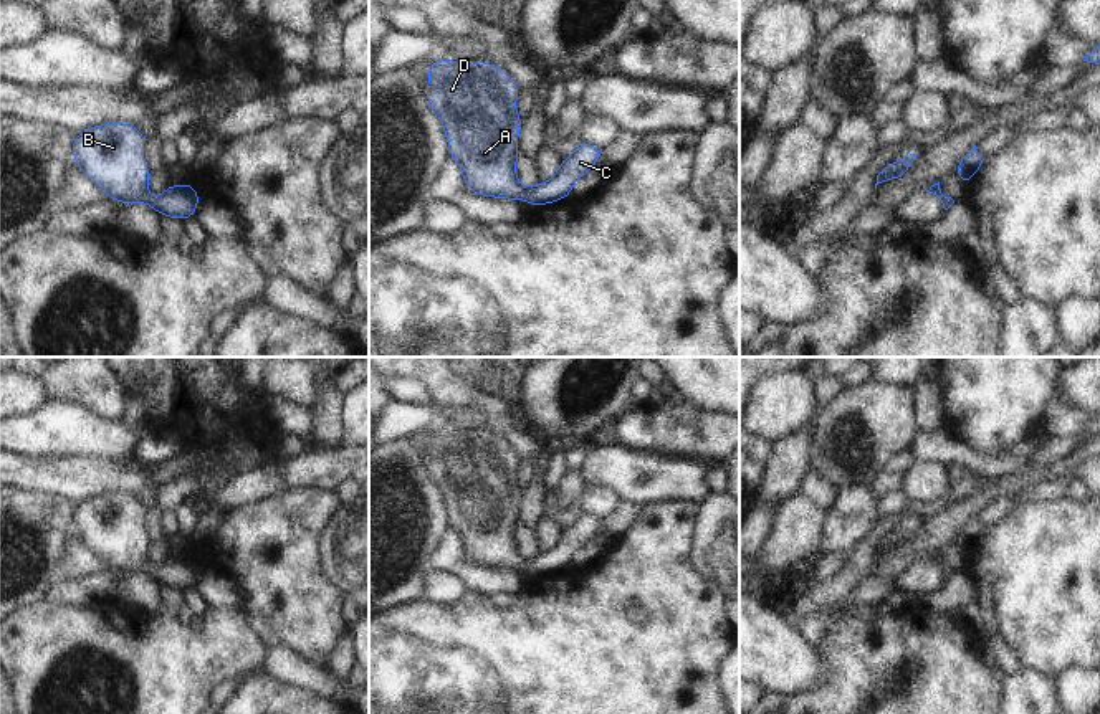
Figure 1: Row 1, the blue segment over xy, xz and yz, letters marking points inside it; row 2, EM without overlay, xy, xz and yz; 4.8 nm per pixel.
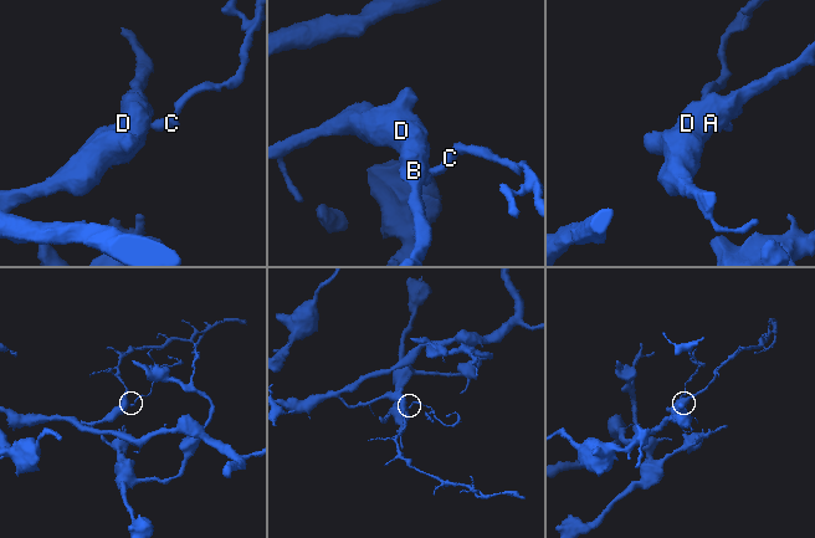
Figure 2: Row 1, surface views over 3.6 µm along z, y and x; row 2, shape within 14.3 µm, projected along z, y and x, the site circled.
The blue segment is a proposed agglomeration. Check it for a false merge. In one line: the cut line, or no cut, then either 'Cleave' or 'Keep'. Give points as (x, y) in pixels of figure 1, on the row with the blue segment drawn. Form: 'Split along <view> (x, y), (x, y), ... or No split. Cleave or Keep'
No split. Keep.

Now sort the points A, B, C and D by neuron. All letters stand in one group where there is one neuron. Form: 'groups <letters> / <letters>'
groups A B C D

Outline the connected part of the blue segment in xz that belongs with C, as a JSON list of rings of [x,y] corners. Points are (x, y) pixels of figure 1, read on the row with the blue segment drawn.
[[[443,56],[428,66],[425,96],[443,124],[463,185],[480,197],[524,200],[531,207],[554,203],[569,197],[572,185],[599,162],[600,149],[582,142],[551,180],[523,187],[516,177],[523,122],[516,114],[518,93],[508,73],[488,61],[455,63]]]

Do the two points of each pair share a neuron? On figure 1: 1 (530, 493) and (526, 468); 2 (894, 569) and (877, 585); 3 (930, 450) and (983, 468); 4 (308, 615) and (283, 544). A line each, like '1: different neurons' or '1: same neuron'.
1: different neurons
2: different neurons
3: same neuron
4: same neuron

